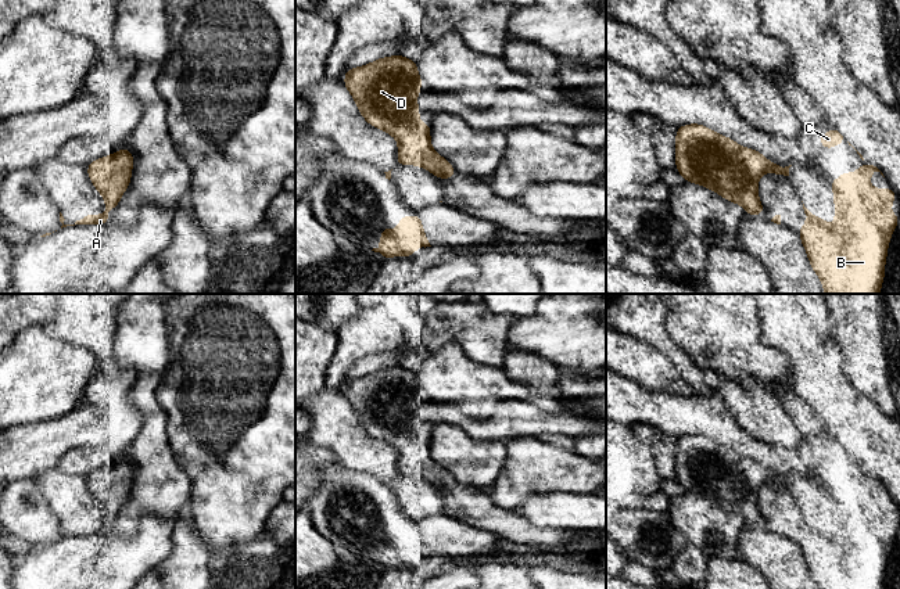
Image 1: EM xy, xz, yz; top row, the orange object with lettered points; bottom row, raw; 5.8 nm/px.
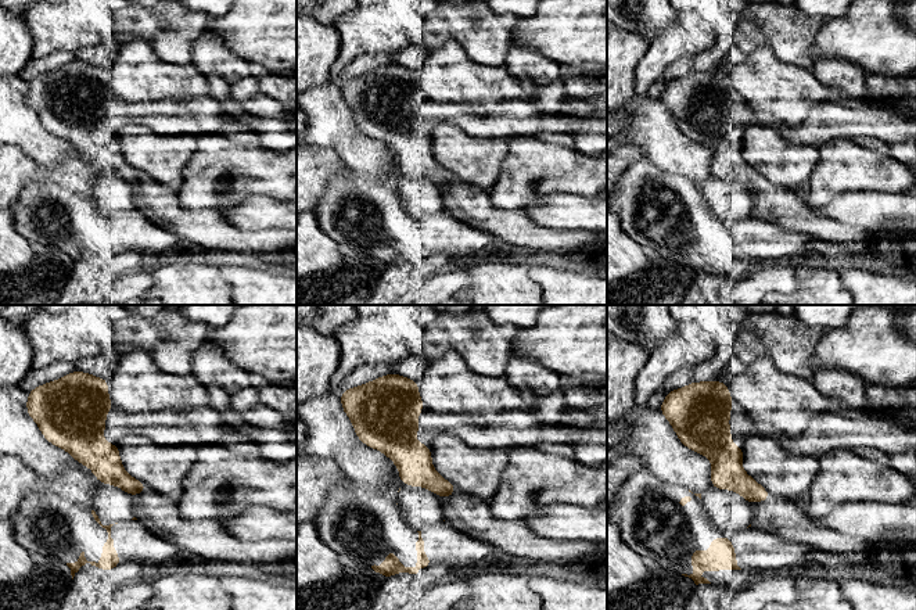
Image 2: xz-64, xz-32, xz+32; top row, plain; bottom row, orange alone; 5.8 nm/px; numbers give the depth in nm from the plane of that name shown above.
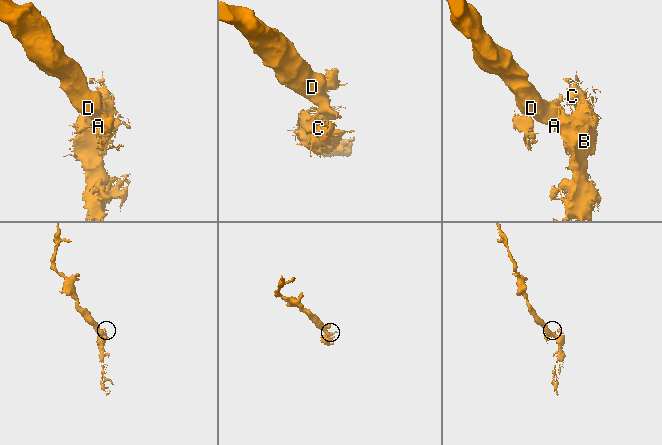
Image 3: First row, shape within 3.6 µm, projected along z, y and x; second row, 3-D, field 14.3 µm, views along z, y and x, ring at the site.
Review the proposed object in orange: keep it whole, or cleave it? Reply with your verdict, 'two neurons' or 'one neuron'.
two neurons

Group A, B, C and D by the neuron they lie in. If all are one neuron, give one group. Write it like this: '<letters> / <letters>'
A B C / D

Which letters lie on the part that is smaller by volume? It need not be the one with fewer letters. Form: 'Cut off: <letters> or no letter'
Cut off: A, B, C

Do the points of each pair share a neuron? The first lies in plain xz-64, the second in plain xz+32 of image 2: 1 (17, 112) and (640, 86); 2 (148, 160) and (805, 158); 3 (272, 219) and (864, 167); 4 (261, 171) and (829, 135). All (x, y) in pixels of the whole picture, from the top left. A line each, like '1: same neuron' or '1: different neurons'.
1: different neurons
2: same neuron
3: different neurons
4: different neurons

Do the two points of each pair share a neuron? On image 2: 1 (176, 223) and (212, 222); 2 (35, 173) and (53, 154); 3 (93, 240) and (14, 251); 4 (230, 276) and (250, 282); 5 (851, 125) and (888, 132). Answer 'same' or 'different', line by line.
1: same
2: different
3: different
4: same
5: same

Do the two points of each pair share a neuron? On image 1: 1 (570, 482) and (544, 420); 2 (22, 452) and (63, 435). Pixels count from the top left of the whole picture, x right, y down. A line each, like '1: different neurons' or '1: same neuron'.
1: different neurons
2: same neuron

